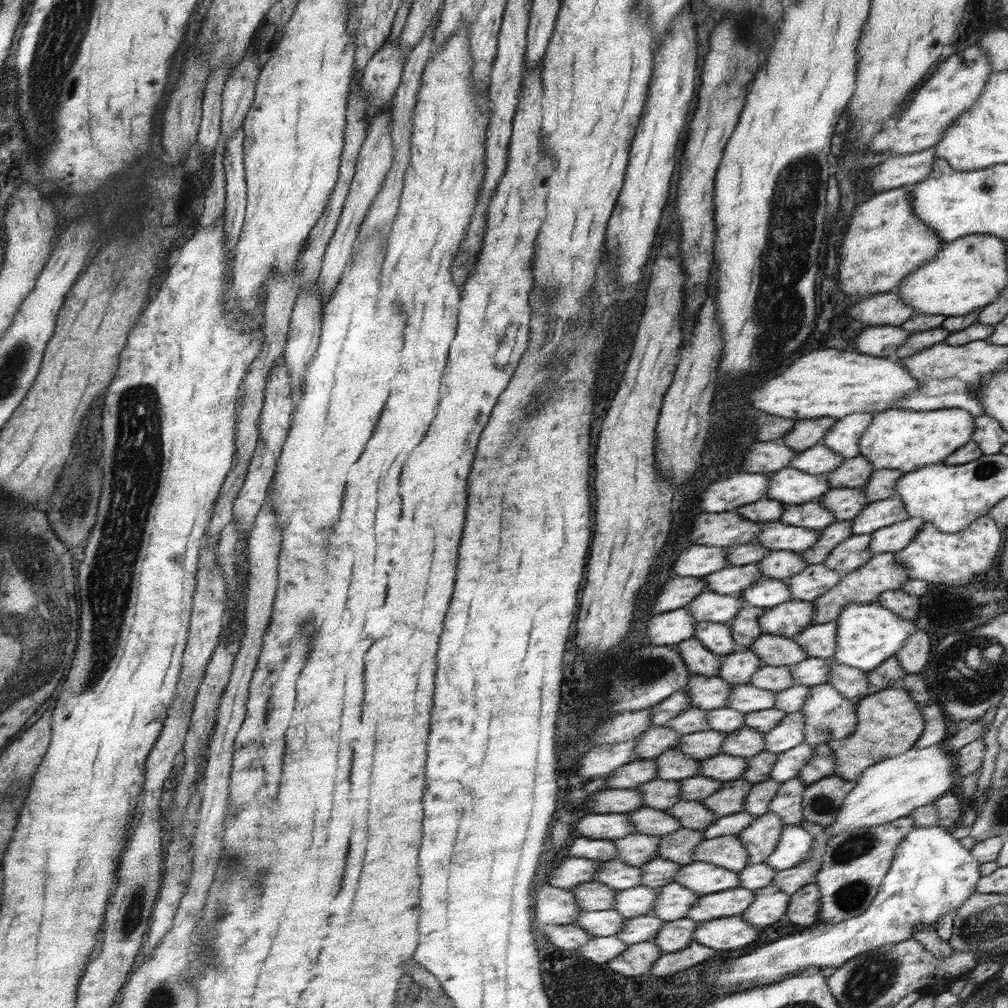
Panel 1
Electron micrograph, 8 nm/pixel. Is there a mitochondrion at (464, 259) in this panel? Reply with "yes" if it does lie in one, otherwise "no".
yes

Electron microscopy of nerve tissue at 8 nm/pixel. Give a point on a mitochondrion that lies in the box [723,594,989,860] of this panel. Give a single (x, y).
(819, 803)

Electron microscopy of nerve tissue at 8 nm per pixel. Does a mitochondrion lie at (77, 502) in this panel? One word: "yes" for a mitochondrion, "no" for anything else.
yes

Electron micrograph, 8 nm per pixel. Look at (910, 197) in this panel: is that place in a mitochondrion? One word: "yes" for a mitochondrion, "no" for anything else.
no

